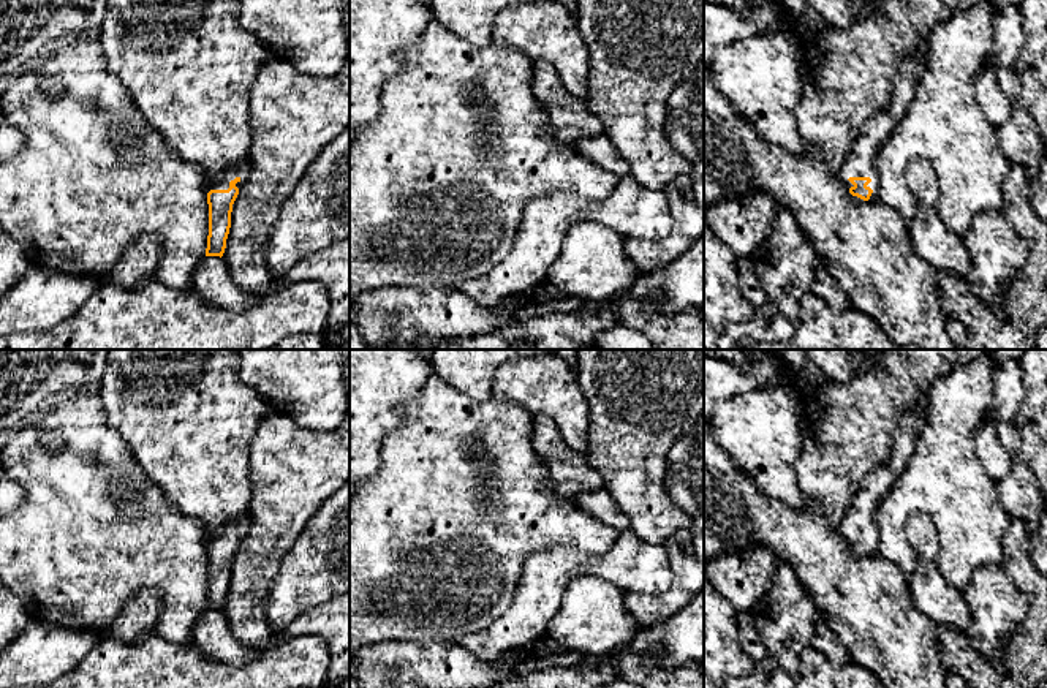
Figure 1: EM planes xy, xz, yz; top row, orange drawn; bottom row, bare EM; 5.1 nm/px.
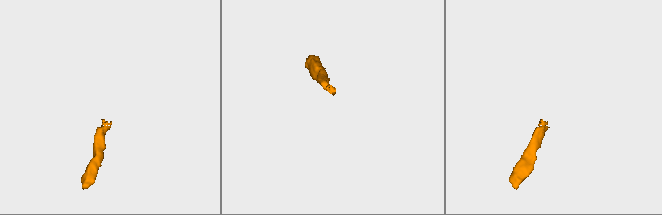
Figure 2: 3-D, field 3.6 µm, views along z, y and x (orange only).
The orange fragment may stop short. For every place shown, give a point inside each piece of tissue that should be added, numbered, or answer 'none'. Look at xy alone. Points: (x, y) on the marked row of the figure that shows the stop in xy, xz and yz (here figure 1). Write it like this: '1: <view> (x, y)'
1: xy (242, 171)

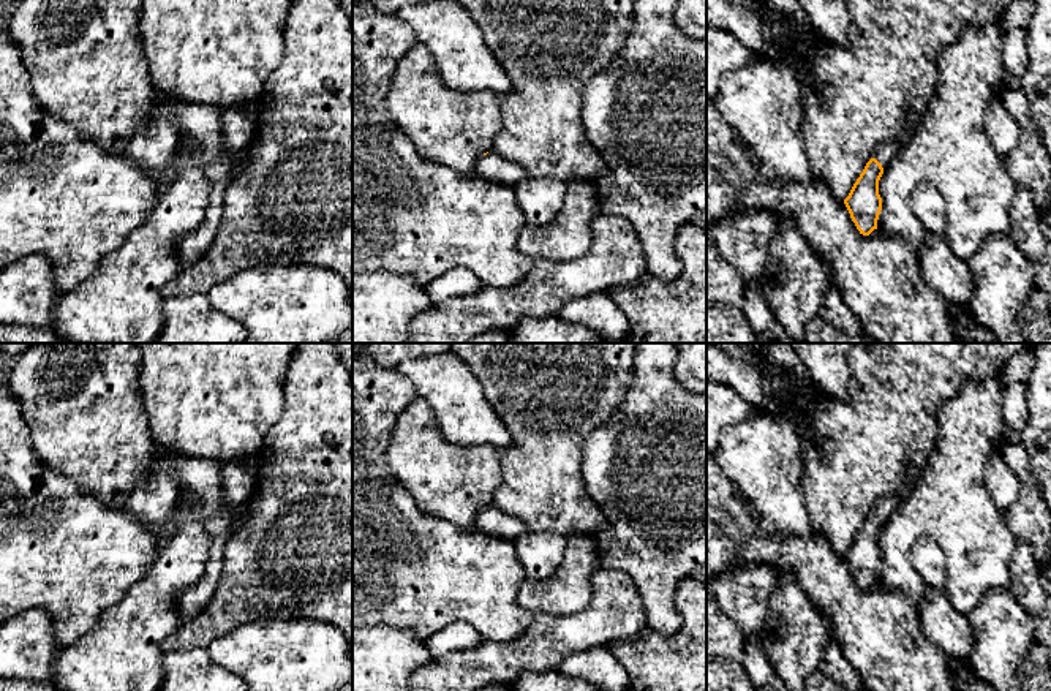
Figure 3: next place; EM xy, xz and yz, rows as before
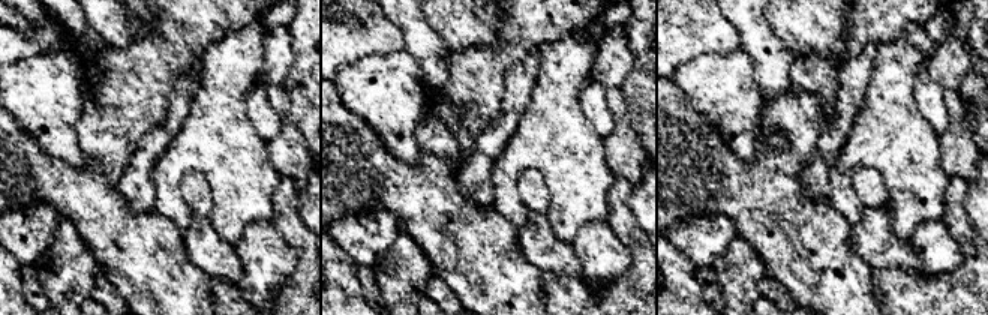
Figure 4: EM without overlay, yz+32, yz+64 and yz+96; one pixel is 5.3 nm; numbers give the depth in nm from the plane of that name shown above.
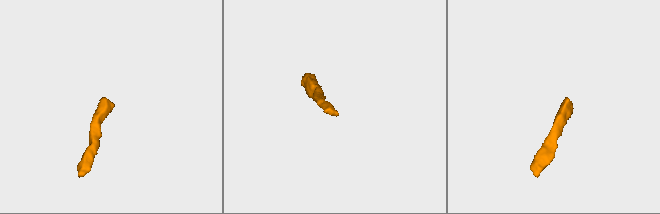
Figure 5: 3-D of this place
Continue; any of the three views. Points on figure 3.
1: yz (885, 154)

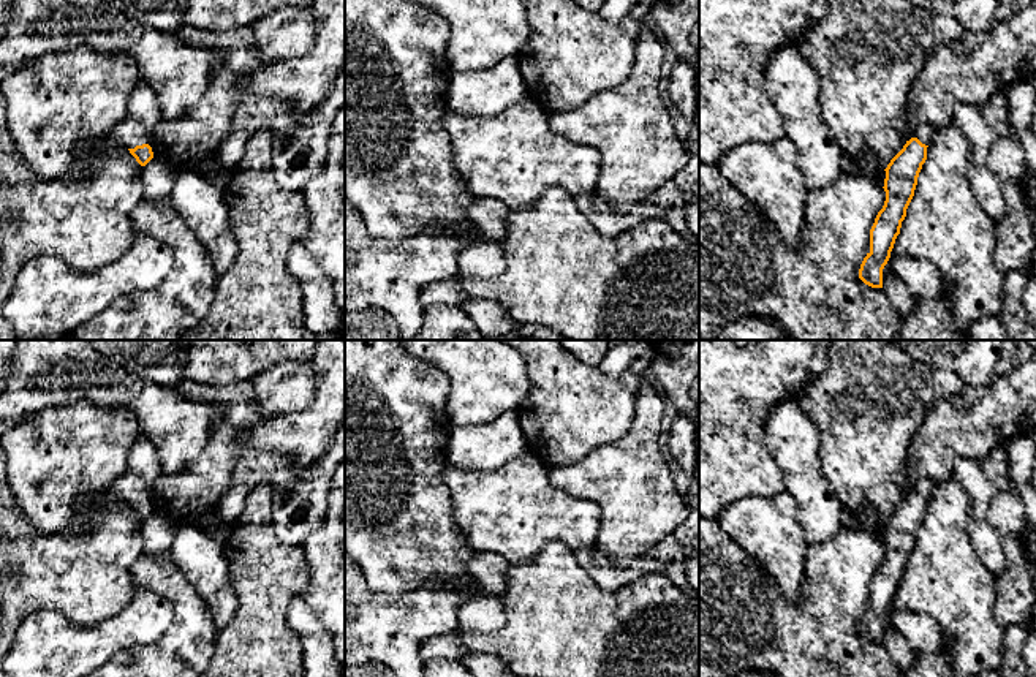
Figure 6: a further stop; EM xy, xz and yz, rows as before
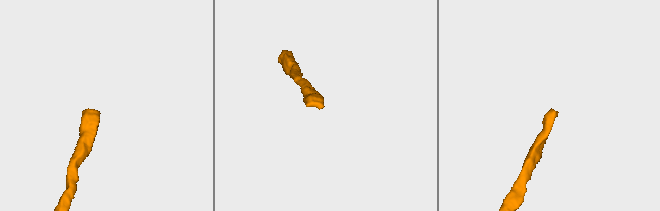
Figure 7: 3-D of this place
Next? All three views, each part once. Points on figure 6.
1: xy (144, 113)

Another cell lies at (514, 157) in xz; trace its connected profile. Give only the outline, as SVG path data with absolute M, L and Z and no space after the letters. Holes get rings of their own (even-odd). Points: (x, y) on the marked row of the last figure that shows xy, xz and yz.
M531 98L492 117L476 117L448 109L443 115L443 127L452 141L456 168L473 198L497 198L512 212L528 209L552 187L566 190L573 198L595 193L601 168L599 153L590 146L573 142L554 133L547 122L547 112Z

